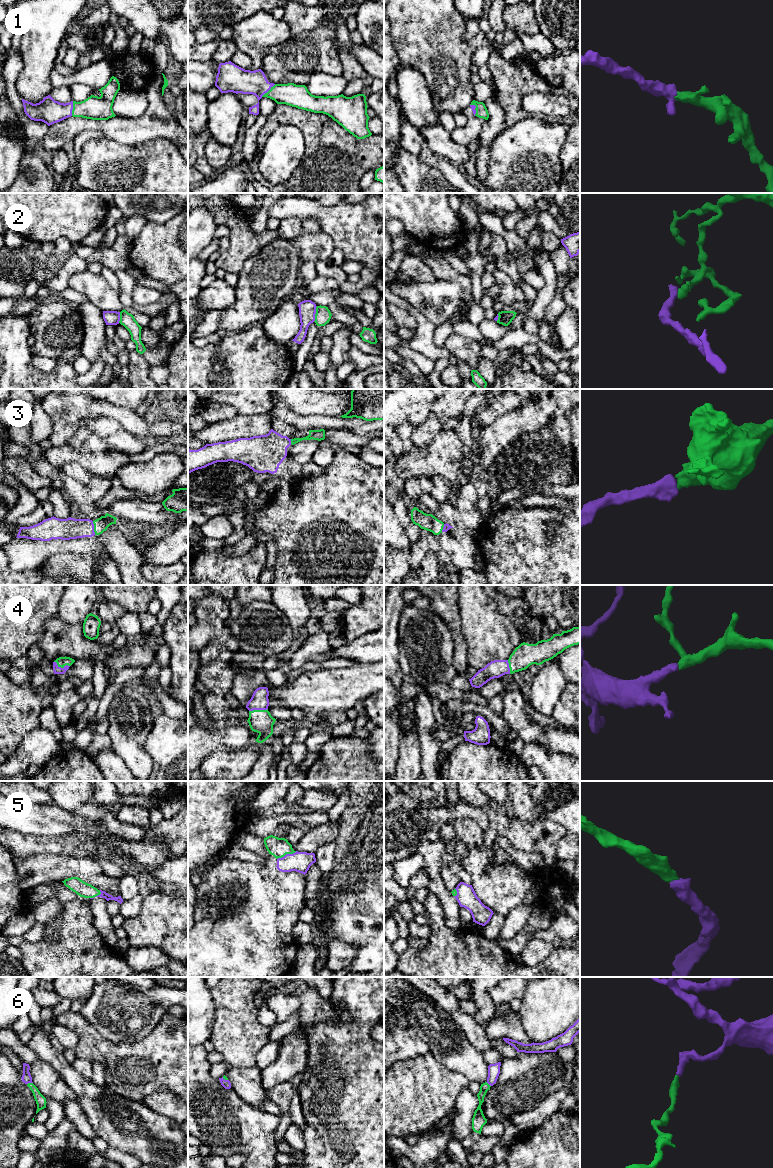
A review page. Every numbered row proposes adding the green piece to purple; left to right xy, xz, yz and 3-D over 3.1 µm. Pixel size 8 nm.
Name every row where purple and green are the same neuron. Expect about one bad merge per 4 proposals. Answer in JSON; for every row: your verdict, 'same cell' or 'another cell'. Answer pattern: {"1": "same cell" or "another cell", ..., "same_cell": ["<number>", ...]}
{"1": "same cell", "2": "another cell", "3": "same cell", "4": "same cell", "5": "same cell", "6": "same cell", "same_cell": ["1", "3", "4", "5", "6"]}

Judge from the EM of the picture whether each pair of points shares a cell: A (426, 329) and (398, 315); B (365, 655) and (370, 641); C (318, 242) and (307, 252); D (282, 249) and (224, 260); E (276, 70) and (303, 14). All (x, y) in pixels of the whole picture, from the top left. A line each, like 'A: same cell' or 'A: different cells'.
A: different cells
B: same cell
C: same cell
D: different cells
E: different cells

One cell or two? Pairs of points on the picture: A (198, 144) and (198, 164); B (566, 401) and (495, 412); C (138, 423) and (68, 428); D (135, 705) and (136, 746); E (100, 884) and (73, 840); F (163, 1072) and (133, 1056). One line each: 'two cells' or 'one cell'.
A: one cell
B: two cells
C: one cell
D: one cell
E: two cells
F: one cell

